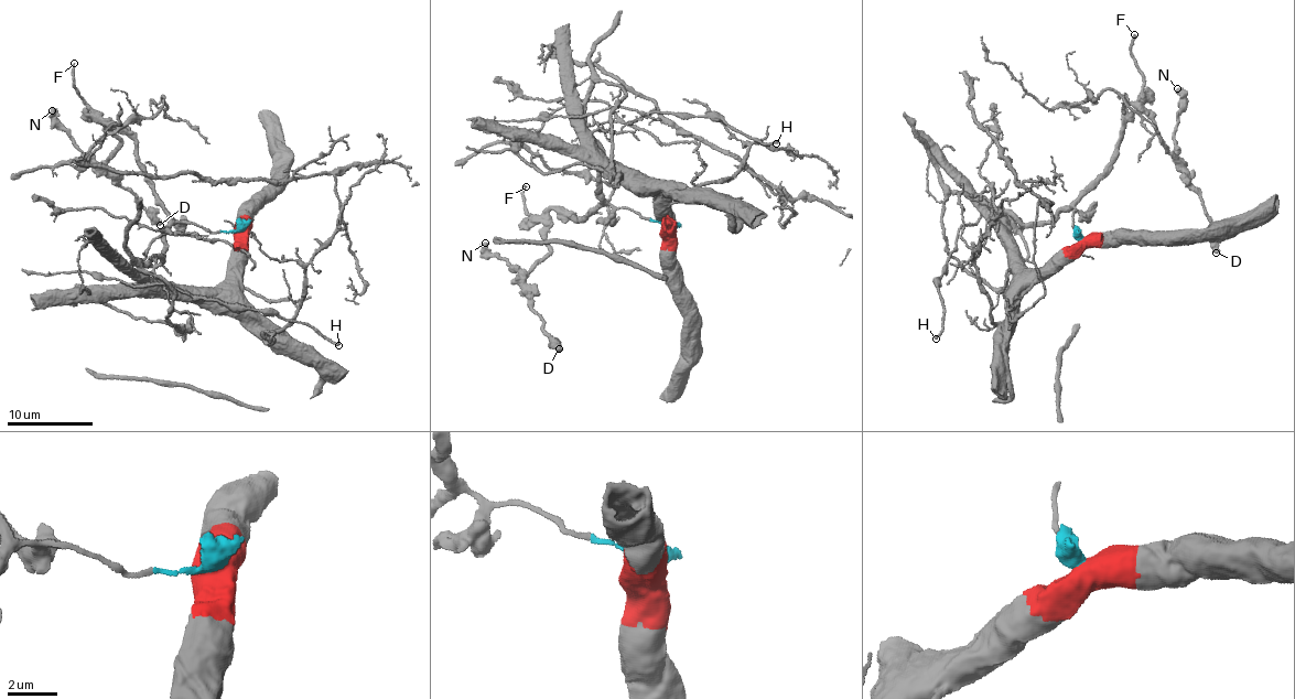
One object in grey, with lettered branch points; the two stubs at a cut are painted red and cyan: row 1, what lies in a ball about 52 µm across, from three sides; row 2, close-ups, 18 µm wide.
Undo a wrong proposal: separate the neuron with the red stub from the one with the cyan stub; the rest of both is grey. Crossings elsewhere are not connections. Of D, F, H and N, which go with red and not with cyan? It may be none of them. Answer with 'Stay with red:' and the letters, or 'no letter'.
Stay with red: H

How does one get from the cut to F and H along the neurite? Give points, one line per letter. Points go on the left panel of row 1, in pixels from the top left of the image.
F: (241, 229), (211, 230), (173, 219), (138, 156), (138, 146), (107, 125), (73, 84), (74, 63)
H: (241, 229), (236, 267), (215, 287), (161, 291), (127, 275), (123, 282), (174, 286), (274, 310), (338, 345)

